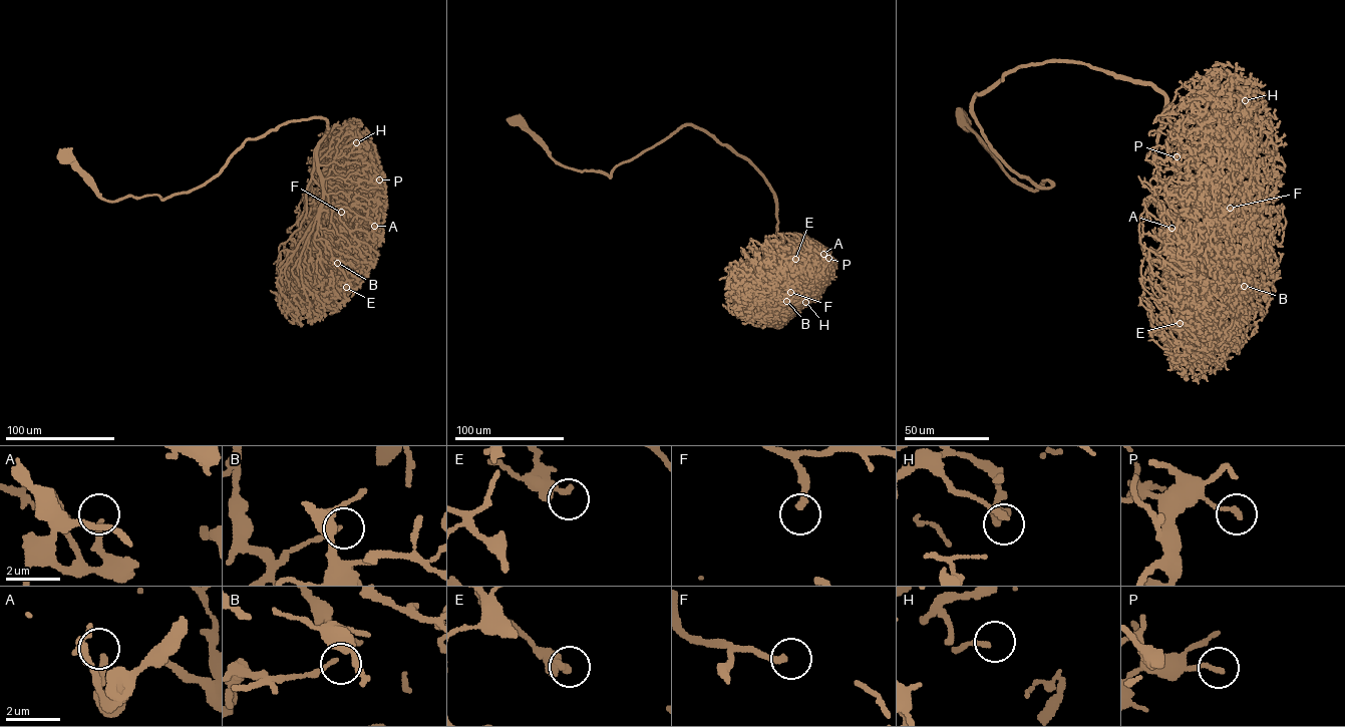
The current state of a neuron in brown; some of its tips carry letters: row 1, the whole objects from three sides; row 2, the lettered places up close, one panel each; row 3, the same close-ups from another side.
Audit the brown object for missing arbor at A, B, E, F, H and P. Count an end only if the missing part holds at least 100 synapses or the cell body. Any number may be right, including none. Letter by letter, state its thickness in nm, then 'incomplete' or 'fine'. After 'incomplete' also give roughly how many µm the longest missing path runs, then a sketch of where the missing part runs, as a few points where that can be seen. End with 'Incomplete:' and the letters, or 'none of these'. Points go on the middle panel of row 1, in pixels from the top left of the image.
A: calibre 240 nm; fine
B: calibre 100 nm; fine
E: calibre 280 nm; fine
F: calibre 200 nm; incomplete; missing 30 µm; course (790, 292), (799, 298), (810, 299)
H: calibre 190 nm; fine
P: calibre 180 nm; fine
Incomplete: F

